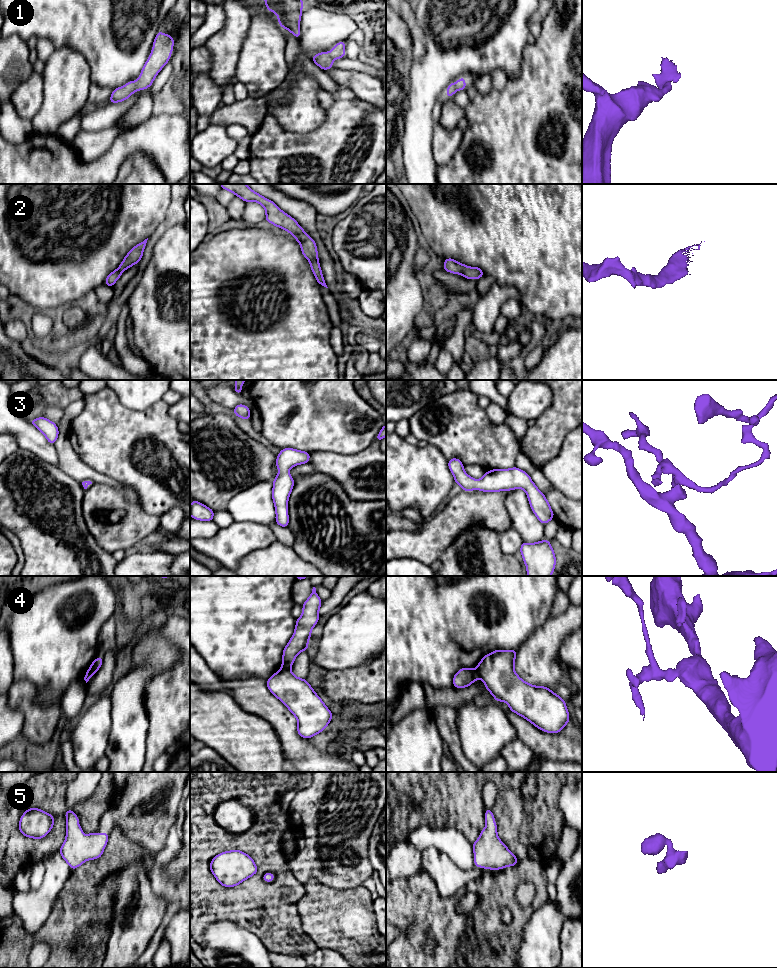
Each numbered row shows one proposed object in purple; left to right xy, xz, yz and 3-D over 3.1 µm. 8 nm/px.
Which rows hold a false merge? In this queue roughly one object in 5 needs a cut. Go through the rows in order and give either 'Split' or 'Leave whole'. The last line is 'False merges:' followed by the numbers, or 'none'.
1: Leave whole
2: Leave whole
3: Leave whole
4: Split
5: Leave whole
False merges: 4

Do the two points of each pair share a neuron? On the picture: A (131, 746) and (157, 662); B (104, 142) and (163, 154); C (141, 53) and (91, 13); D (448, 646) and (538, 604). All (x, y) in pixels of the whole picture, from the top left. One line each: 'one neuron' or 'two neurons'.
A: one neuron
B: two neurons
C: one neuron
D: one neuron

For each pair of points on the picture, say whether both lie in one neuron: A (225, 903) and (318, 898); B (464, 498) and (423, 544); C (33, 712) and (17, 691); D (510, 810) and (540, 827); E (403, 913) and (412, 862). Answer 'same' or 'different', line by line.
A: different
B: same
C: same
D: same
E: different

